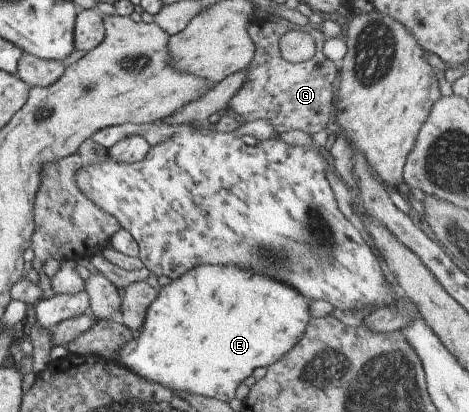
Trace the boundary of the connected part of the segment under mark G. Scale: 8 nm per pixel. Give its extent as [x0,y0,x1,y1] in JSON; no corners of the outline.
[226,19,338,135]

